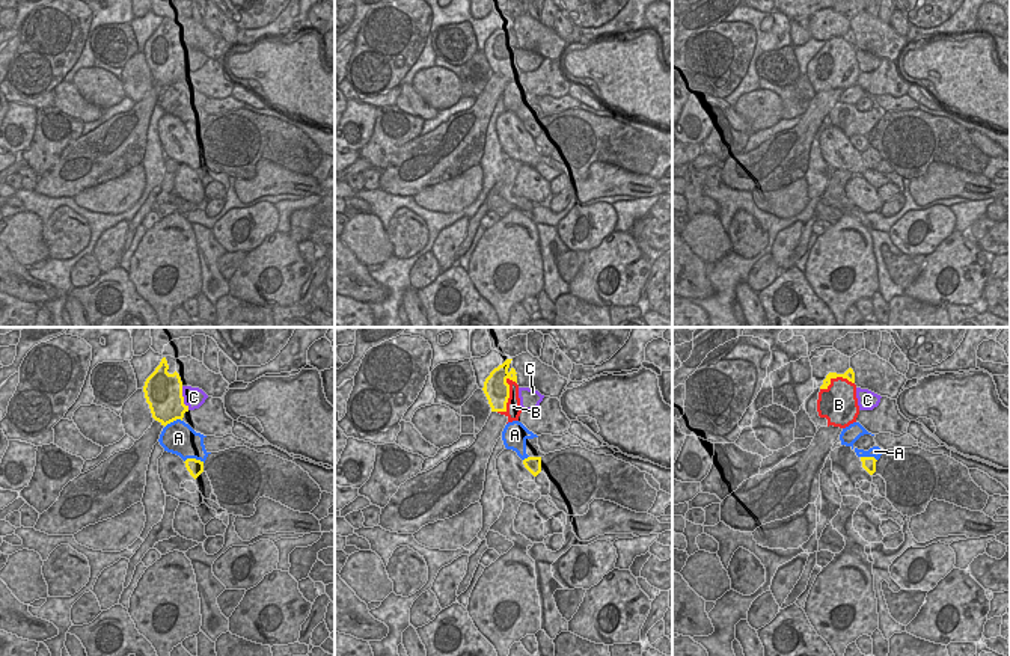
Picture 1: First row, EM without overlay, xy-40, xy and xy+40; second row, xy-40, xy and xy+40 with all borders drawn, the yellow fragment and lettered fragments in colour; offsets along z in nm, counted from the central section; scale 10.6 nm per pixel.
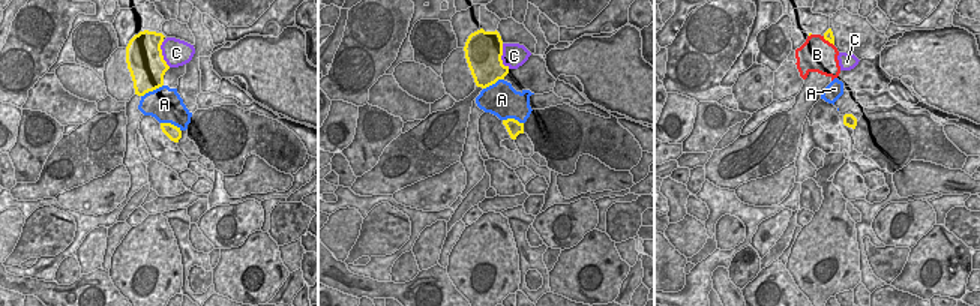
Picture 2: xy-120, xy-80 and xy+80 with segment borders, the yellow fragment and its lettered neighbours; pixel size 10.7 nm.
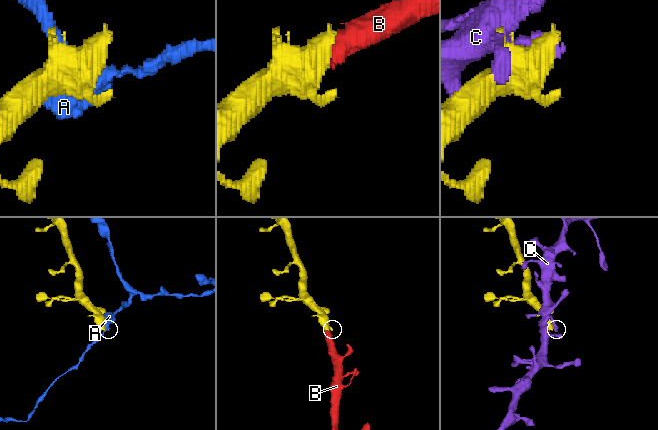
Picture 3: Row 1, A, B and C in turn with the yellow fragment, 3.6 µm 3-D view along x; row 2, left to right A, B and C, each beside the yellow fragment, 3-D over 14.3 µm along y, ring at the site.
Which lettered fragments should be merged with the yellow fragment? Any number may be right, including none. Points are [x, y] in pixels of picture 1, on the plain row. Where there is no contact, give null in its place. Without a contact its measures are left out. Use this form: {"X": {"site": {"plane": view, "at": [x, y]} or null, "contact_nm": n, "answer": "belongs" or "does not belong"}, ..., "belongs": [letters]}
{"A": {"site": {"plane": "xy-40", "at": [195, 121]}, "contact_nm": 220, "answer": "does not belong"}, "B": {"site": {"plane": "xy", "at": [508, 59]}, "contact_nm": 400, "answer": "belongs"}, "C": {"site": {"plane": "xy-40", "at": [183, 61]}, "contact_nm": 260, "answer": "does not belong"}, "belongs": ["B"]}

